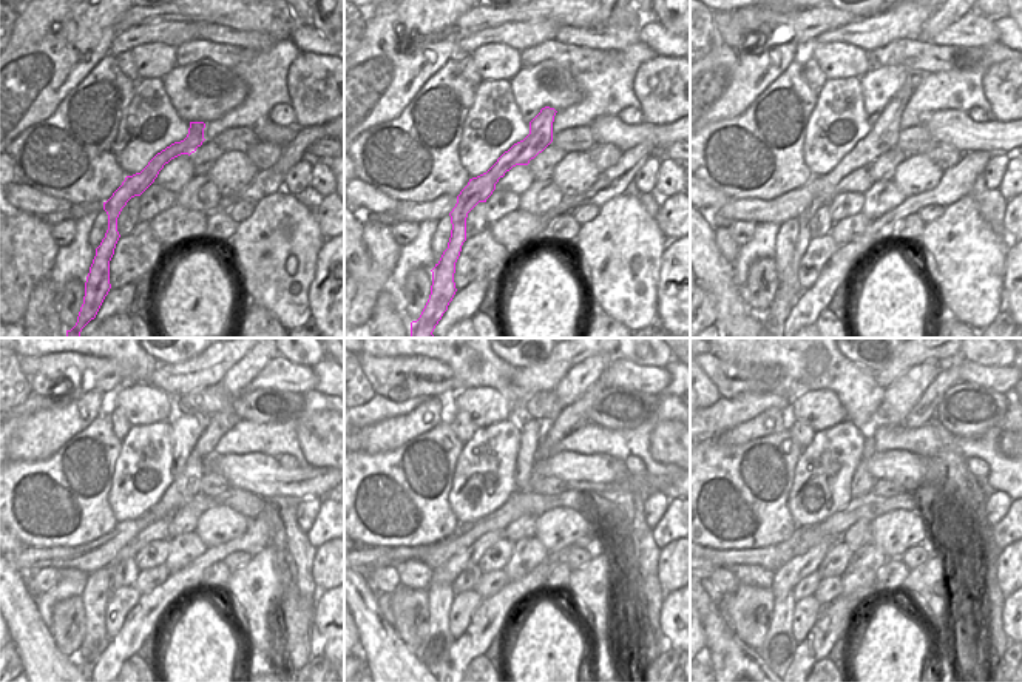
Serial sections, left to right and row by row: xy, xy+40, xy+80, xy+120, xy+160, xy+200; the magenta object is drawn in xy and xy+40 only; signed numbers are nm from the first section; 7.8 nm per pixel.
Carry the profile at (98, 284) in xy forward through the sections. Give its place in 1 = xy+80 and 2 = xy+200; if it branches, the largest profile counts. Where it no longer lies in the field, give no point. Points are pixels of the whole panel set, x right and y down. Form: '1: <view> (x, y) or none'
1: xy+80 (883, 135)
2: xy+200 (925, 412)

